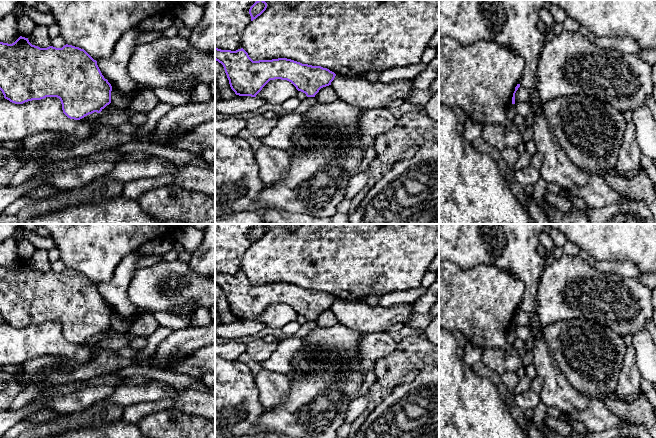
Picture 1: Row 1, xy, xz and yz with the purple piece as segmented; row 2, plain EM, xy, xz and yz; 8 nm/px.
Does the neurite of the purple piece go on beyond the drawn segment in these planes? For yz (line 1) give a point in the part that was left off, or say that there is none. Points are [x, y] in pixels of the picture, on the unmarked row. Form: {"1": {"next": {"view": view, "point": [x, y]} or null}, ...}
{"1": {"next": null}}

